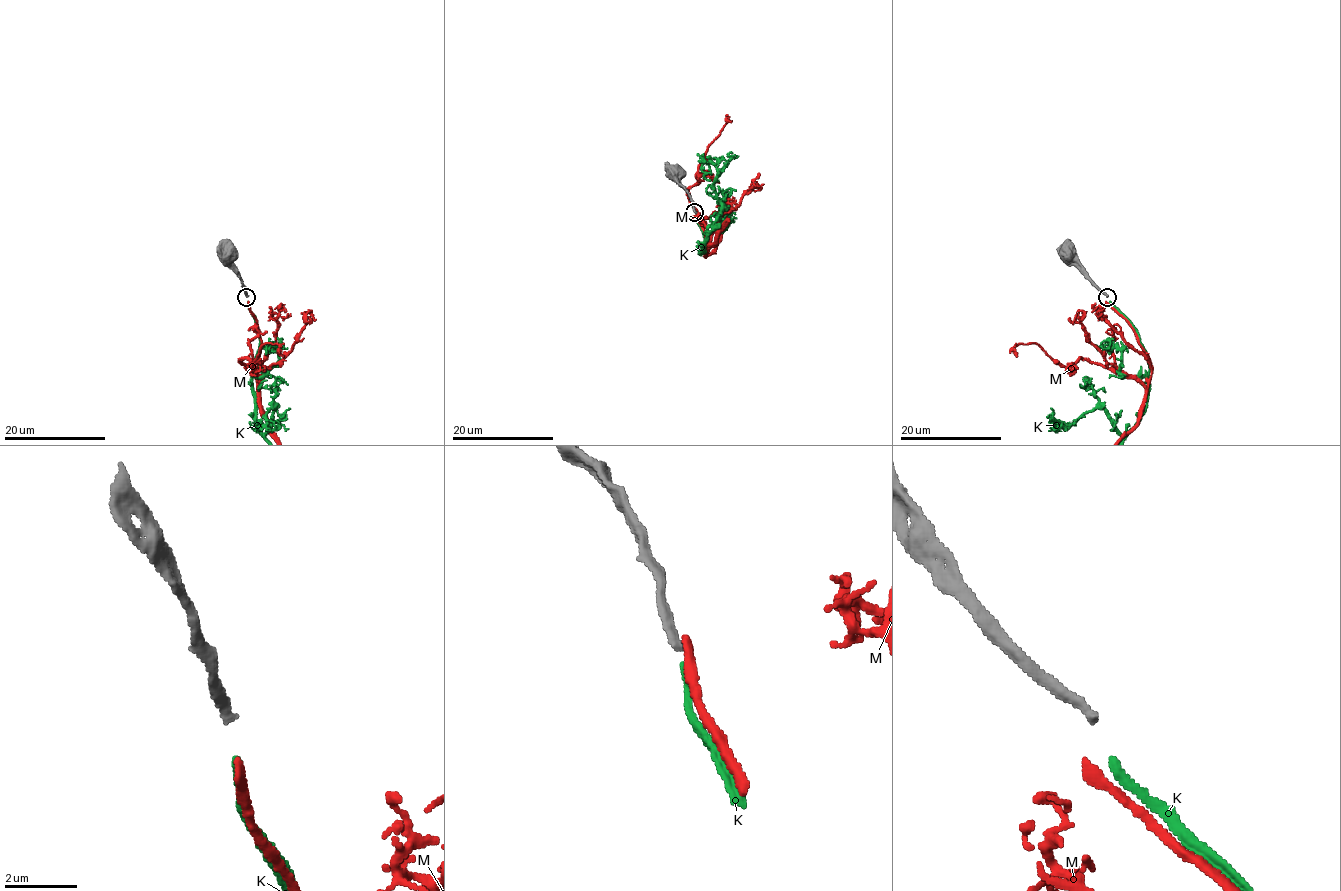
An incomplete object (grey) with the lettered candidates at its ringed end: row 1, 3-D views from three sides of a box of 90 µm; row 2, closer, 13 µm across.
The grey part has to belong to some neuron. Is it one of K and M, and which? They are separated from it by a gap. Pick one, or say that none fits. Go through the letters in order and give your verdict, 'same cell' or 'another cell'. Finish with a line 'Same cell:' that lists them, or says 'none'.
K: same cell
M: another cell
Same cell: K

